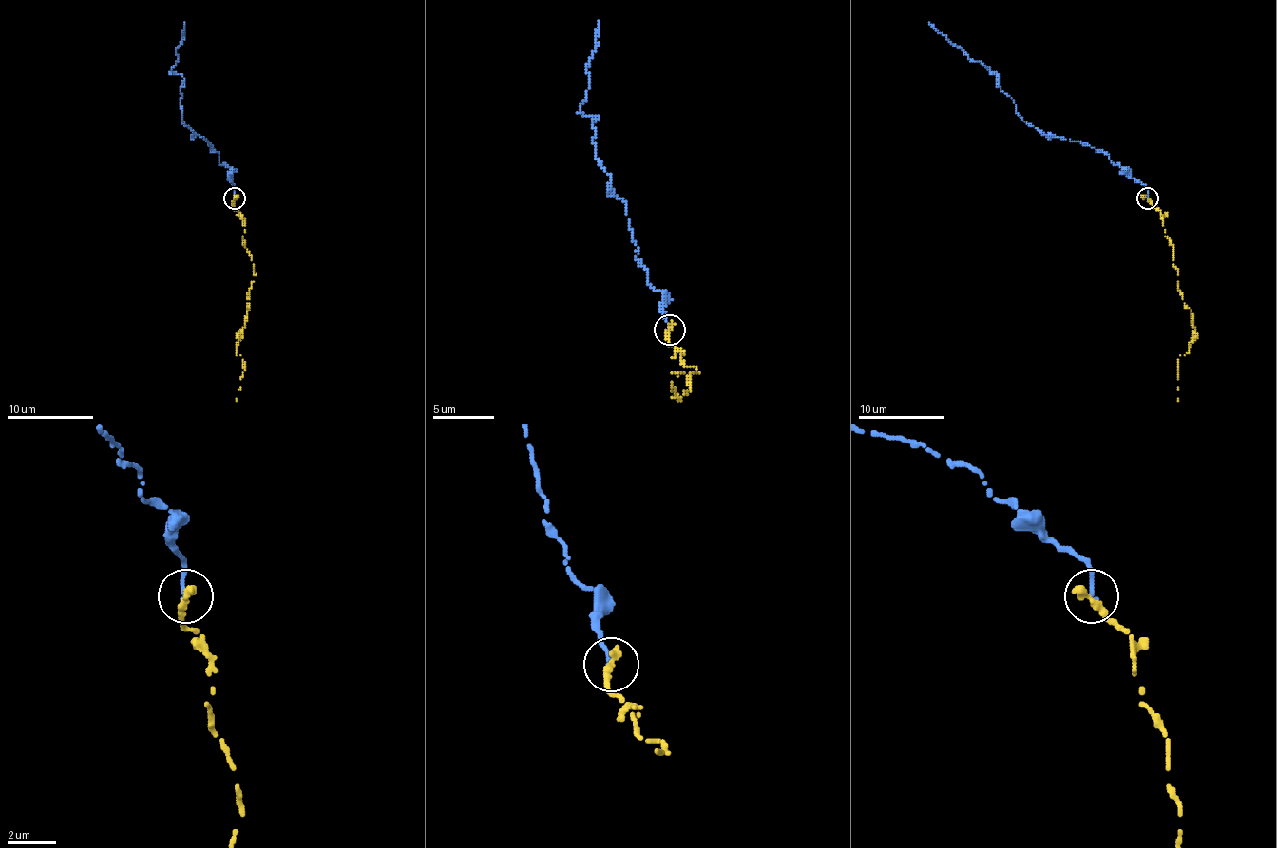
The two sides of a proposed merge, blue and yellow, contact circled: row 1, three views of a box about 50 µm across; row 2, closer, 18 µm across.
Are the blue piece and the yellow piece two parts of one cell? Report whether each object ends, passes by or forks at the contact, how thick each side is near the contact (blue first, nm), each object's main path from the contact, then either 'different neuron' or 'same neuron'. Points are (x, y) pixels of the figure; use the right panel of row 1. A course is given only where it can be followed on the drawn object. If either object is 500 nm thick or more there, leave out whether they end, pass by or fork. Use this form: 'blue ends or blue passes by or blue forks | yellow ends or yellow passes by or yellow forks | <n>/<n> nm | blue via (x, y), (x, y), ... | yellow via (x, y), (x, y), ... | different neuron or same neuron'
blue ends | yellow ends | 180/400 nm | blue via (1148, 197), (1143, 184), (1107, 154), (1041, 135), (1024, 122), (999, 78), (929, 22) | yellow via (1146, 197), (1160, 213), (1172, 245), (1180, 294), (1191, 310), (1195, 340), (1178, 360), (1178, 401) | same neuron

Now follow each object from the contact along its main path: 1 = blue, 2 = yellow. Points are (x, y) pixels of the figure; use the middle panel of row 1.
1: (669, 330), (662, 293), (635, 256), (626, 204), (595, 156), (592, 122), (599, 119), (580, 109), (599, 21)
2: (669, 327), (669, 342), (684, 351), (681, 364), (696, 367), (677, 397), (672, 382), (684, 373), (672, 373)

